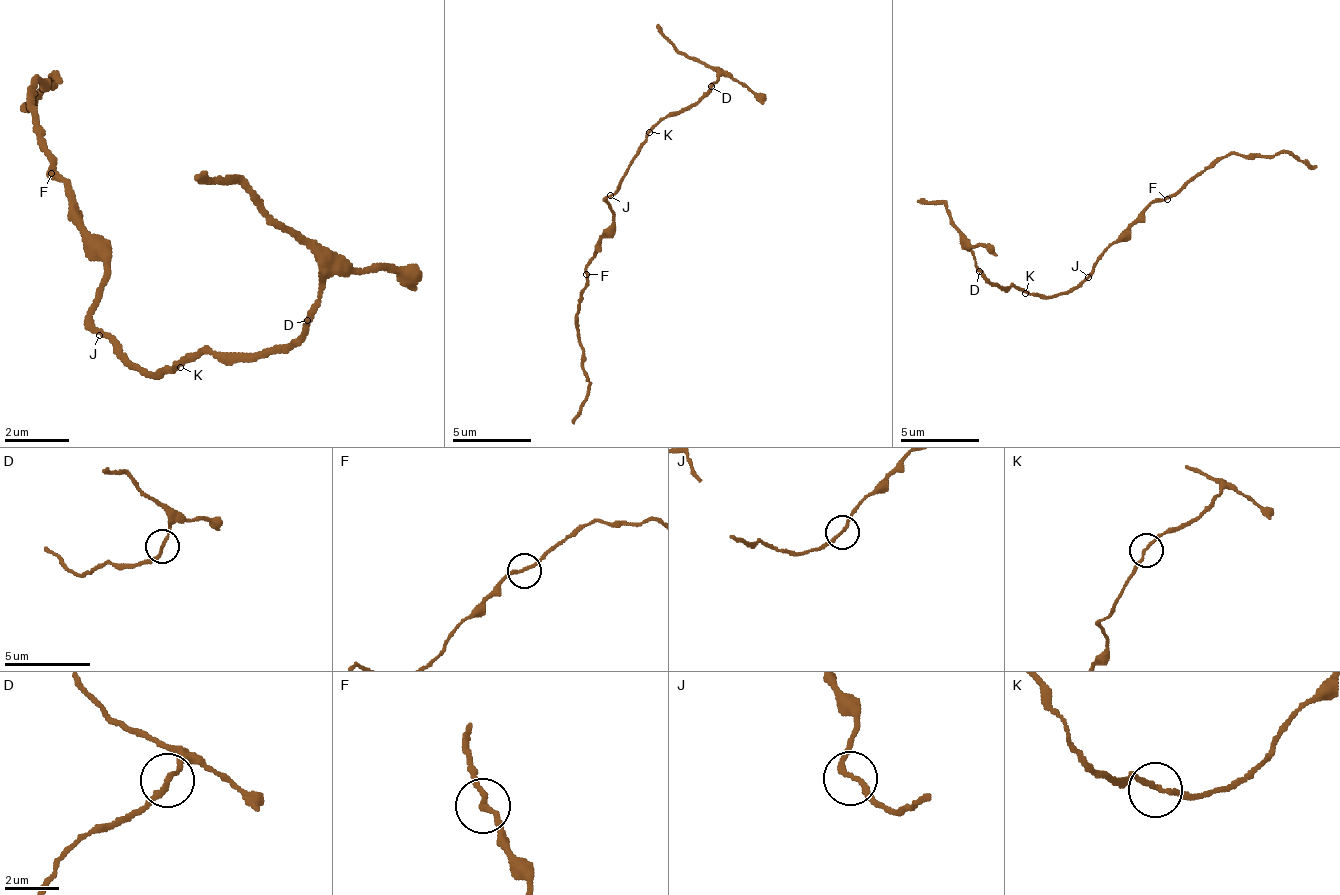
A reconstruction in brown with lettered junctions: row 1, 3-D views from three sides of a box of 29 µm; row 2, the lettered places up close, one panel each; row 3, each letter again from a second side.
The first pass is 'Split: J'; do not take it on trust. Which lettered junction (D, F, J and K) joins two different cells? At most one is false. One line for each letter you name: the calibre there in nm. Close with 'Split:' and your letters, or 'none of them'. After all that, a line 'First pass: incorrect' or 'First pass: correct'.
Split: none of them
First pass: incorrect

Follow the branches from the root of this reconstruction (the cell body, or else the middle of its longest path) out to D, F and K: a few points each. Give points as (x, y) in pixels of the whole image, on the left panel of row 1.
D: (99, 327), (148, 375), (164, 375), (204, 351), (285, 351), (309, 318)
F: (99, 327), (91, 318), (91, 302), (107, 278), (107, 254), (83, 230), (75, 197), (51, 173)
K: (99, 327), (148, 375), (164, 375), (172, 367), (180, 367)

